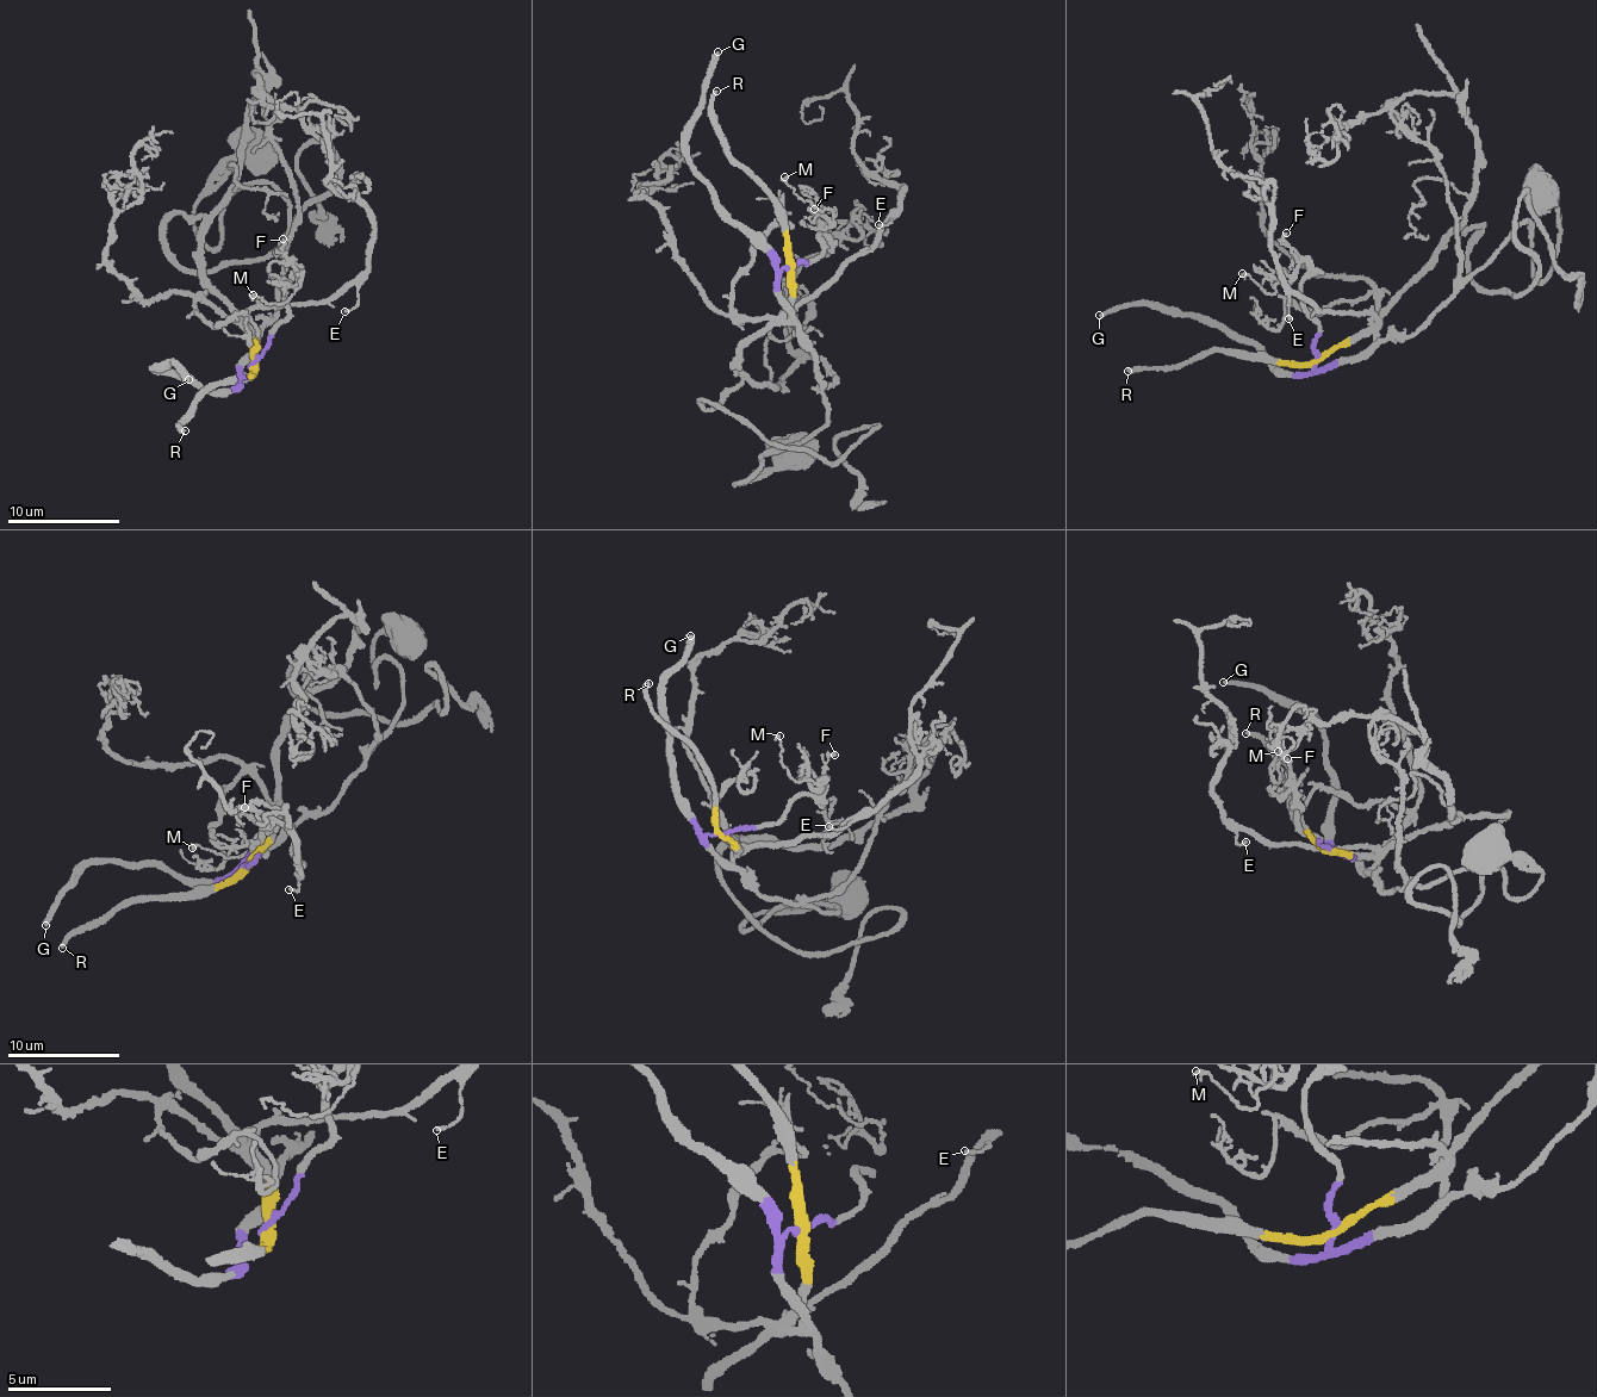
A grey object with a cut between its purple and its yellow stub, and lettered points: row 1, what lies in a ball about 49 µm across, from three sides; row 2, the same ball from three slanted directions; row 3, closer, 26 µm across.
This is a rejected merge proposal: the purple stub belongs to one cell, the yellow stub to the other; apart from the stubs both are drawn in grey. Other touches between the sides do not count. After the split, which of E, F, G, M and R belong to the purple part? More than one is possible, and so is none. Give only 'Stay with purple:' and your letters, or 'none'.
Stay with purple: F, G, M

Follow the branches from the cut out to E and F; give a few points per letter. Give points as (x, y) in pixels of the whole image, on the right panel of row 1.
E: (1317, 360), (1353, 342), (1373, 316), (1319, 310), (1292, 293), (1288, 320)
F: (1317, 360), (1317, 327), (1302, 296), (1302, 277), (1306, 271), (1306, 262), (1284, 237), (1287, 233)

